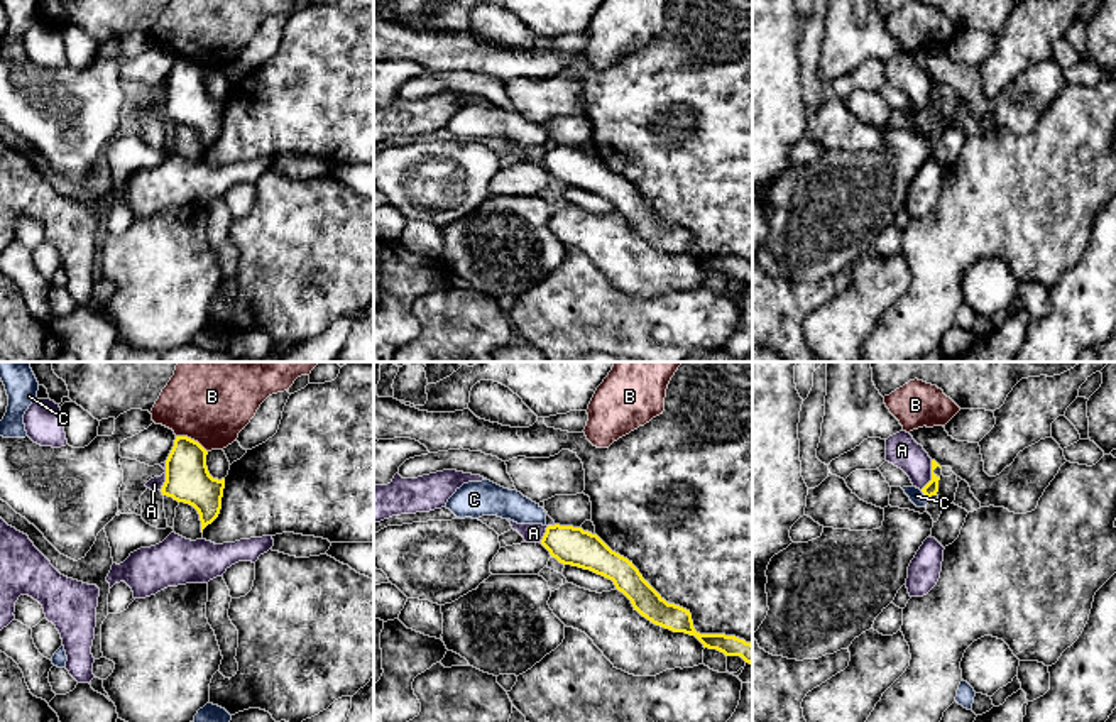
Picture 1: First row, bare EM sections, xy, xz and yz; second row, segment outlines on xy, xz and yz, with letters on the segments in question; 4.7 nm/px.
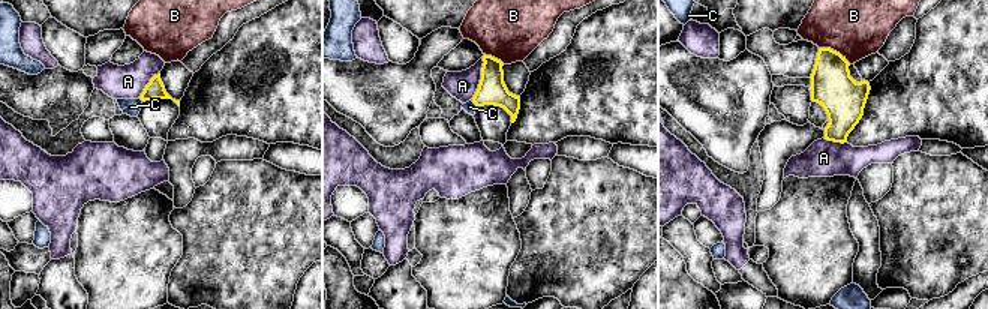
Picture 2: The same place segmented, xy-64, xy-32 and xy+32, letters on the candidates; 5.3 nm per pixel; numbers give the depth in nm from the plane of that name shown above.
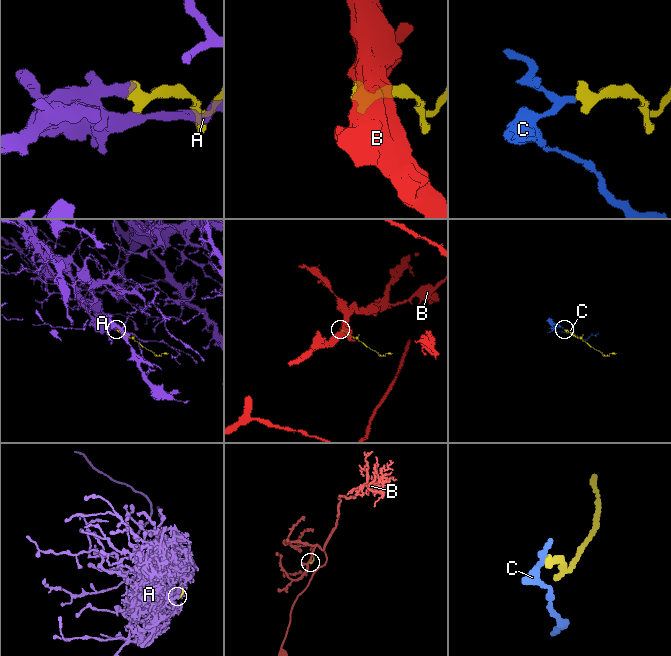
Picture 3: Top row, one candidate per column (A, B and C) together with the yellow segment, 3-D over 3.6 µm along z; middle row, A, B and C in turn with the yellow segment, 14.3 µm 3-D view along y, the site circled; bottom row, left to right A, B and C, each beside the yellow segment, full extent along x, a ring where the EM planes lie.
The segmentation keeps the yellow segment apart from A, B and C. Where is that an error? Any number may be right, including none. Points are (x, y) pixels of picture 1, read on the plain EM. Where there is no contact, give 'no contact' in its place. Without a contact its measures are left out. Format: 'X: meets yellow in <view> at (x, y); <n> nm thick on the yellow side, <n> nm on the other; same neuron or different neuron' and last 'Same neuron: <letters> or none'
A: meets yellow in yz at (932, 97); 70 nm thick on the yellow side, 160 nm on the other; different neuron
B: meets yellow in xy at (190, 60); 220 nm thick on the yellow side, 320 nm on the other; different neuron
C: meets yellow in yz at (924, 114); 70 nm thick on the yellow side, 70 nm on the other; same neuron
Same neuron: C

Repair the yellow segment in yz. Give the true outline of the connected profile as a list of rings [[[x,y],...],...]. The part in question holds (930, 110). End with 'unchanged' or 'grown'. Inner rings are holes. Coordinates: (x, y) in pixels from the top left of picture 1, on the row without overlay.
[[[932,81],[932,101],[920,112],[916,108],[903,108],[905,115],[910,118],[910,122],[916,127],[916,129],[927,129],[928,120],[932,117],[937,117],[938,113],[938,101],[940,98],[937,98],[933,95],[933,91],[940,88],[935,81]]] | grown

